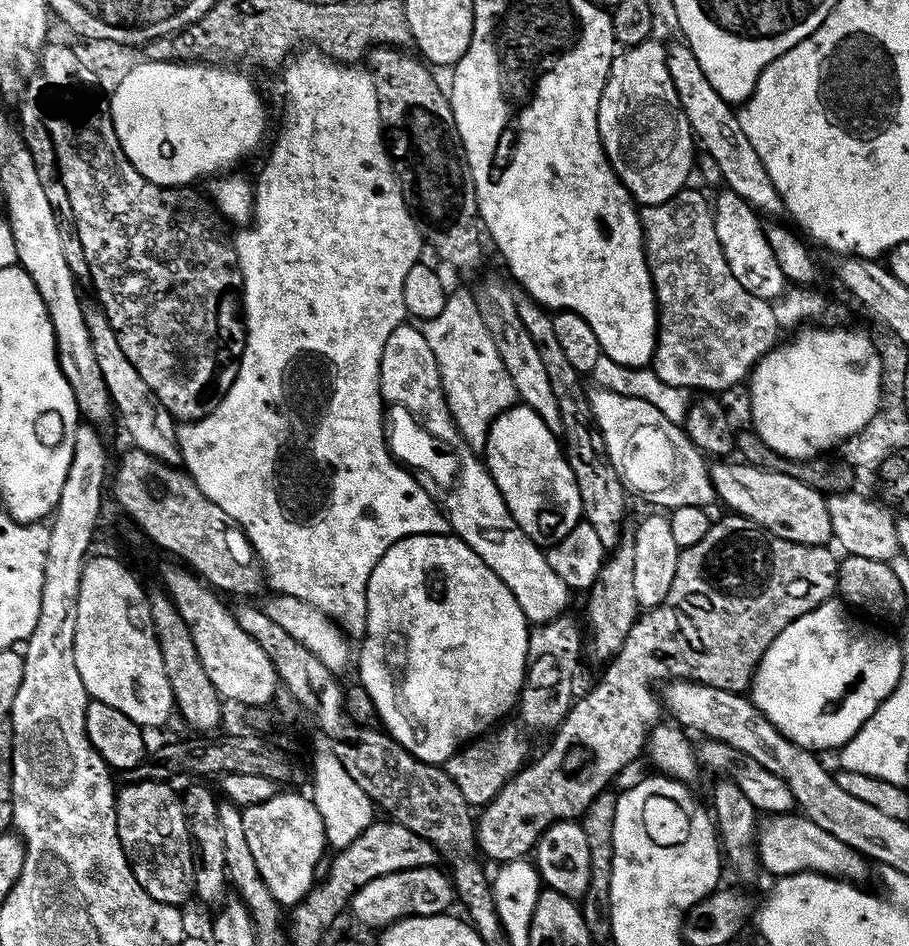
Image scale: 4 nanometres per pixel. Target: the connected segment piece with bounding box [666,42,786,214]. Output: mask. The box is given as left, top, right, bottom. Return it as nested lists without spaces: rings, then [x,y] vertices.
[[[687,43],[668,44],[668,69],[670,78],[674,78],[674,90],[678,90],[678,102],[686,114],[692,127],[692,135],[702,147],[708,151],[710,159],[716,163],[720,176],[725,180],[727,191],[738,194],[747,204],[755,208],[757,213],[785,211],[784,199],[778,194],[758,150],[750,146],[750,138],[746,130],[742,130],[737,109],[710,86],[710,78],[702,74],[702,66],[698,66],[698,58],[688,49]]]

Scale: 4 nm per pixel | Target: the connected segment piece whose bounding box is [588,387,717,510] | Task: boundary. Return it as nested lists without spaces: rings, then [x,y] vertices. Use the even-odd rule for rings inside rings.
[[[597,387],[588,392],[588,405],[592,408],[606,458],[631,491],[633,488],[642,499],[657,504],[655,507],[660,510],[703,509],[704,504],[717,499],[704,453],[694,446],[683,427],[666,418],[658,406],[650,406],[650,402],[642,398],[630,398]]]

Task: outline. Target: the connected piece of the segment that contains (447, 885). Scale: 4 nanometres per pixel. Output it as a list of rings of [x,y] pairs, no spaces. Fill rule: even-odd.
[[[427,867],[427,868],[412,868],[412,869],[402,869],[400,872],[388,873],[382,877],[376,877],[372,881],[366,882],[365,885],[362,885],[356,889],[356,892],[351,896],[350,901],[350,912],[352,910],[353,914],[357,916],[358,919],[361,920],[364,924],[372,924],[376,920],[376,916],[381,916],[384,919],[384,922],[395,922],[397,920],[404,919],[405,916],[439,916],[441,914],[447,913],[449,911],[448,908],[452,904],[454,904],[454,884],[451,879],[447,880],[446,877],[443,876],[442,873],[439,872],[439,867]]]

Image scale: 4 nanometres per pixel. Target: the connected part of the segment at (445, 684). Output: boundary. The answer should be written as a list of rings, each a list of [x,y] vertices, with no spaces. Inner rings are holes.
[[[455,534],[407,536],[391,544],[370,574],[370,582],[366,590],[366,610],[368,625],[362,641],[364,649],[360,652],[358,684],[364,687],[366,693],[373,699],[379,723],[386,729],[387,735],[416,760],[433,766],[443,765],[451,756],[456,755],[461,746],[487,733],[493,725],[508,716],[506,715],[508,711],[512,712],[517,707],[517,700],[523,687],[524,672],[527,670],[530,621],[522,614],[506,582],[502,582],[502,578],[498,578],[498,574],[494,574],[494,570],[490,570],[490,566],[486,566],[486,562],[482,562],[482,558],[478,558],[478,554],[474,554],[474,550],[470,550],[470,546],[466,546],[466,542],[462,542],[459,536]]]

